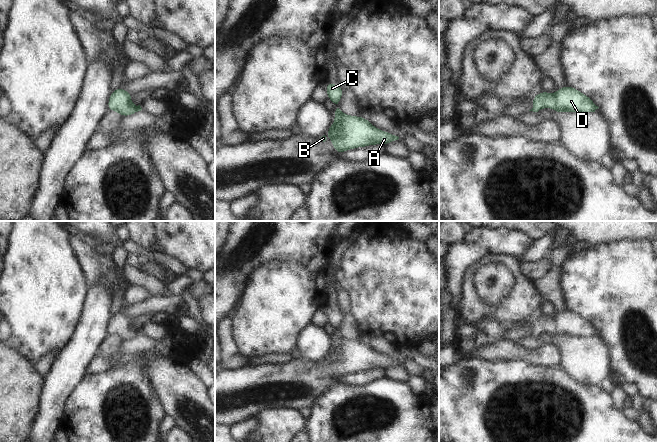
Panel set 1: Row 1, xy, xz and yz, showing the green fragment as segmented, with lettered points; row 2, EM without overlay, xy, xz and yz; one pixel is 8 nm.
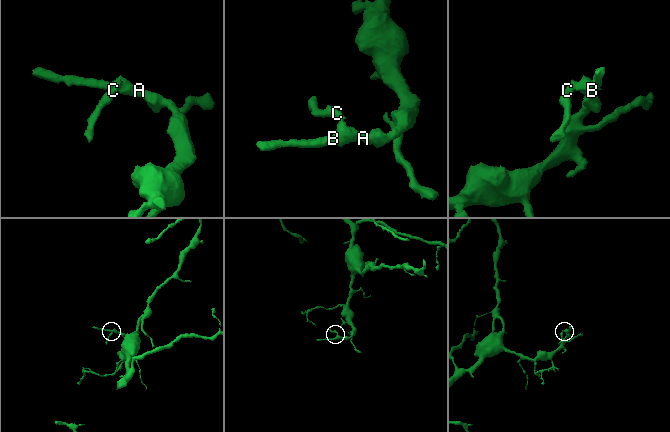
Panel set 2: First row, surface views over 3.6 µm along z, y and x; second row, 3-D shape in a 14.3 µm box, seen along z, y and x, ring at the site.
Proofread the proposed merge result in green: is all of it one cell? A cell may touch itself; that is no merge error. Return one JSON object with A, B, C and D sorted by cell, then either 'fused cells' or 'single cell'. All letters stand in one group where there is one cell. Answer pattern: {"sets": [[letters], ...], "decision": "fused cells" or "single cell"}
{"sets": [["A", "B", "C", "D"]], "decision": "single cell"}

